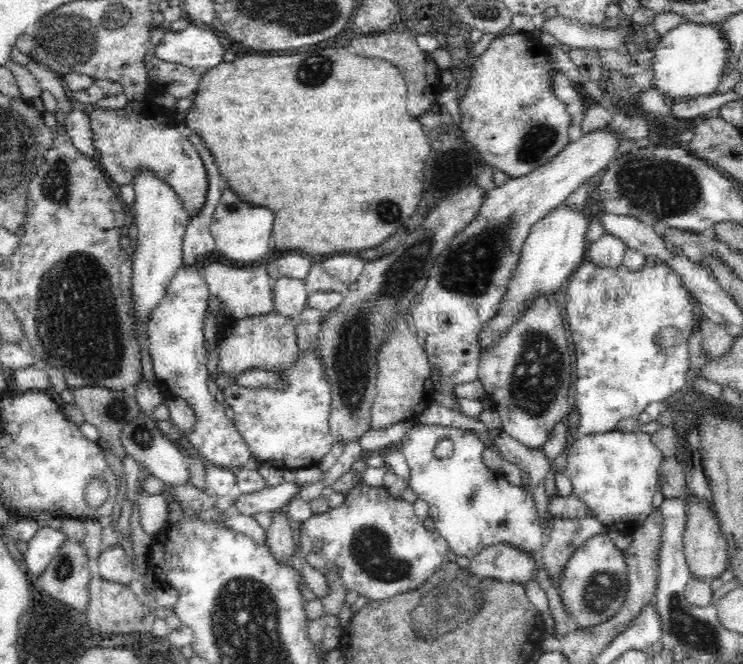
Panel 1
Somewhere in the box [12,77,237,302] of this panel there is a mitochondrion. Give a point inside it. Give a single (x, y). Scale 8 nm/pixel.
(54, 180)

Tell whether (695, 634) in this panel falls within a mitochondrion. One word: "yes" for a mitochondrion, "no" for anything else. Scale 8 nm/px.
yes

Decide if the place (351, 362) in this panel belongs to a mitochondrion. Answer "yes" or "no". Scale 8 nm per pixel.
yes

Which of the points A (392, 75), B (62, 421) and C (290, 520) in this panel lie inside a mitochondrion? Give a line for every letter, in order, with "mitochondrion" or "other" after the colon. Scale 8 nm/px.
A: other
B: other
C: other

